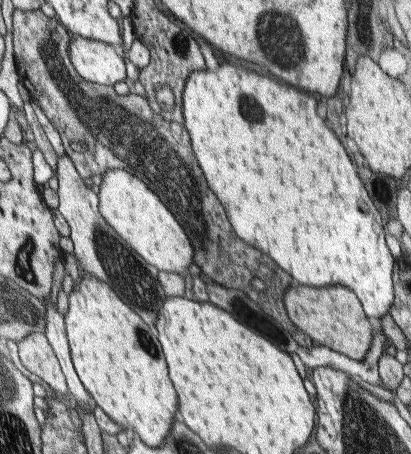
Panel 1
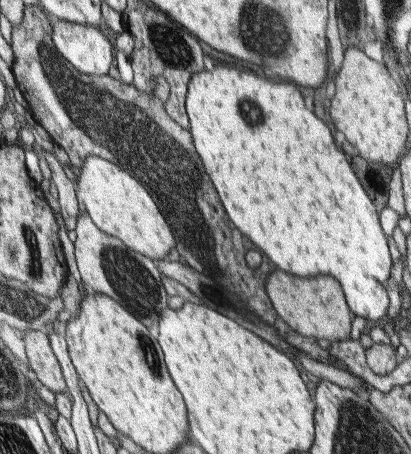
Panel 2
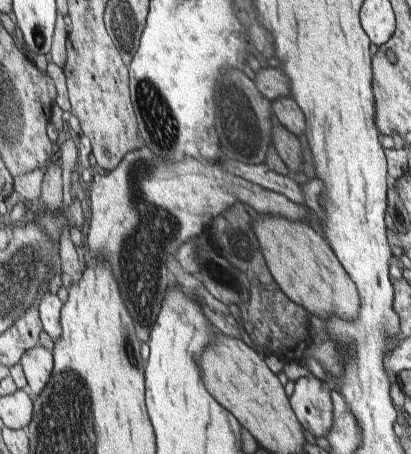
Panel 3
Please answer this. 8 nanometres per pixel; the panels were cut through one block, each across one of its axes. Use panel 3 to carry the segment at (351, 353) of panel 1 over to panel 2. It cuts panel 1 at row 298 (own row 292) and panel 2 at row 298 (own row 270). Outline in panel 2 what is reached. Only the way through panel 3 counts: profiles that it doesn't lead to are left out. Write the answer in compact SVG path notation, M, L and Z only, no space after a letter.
M275 270L269 274L265 284L265 294L273 304L273 310L289 324L297 334L309 336L309 338L325 338L327 342L347 340L351 330L353 312L349 310L349 304L345 300L345 292L341 290L339 300L339 282L333 276L313 276L313 278L301 278L293 276L281 270Z

